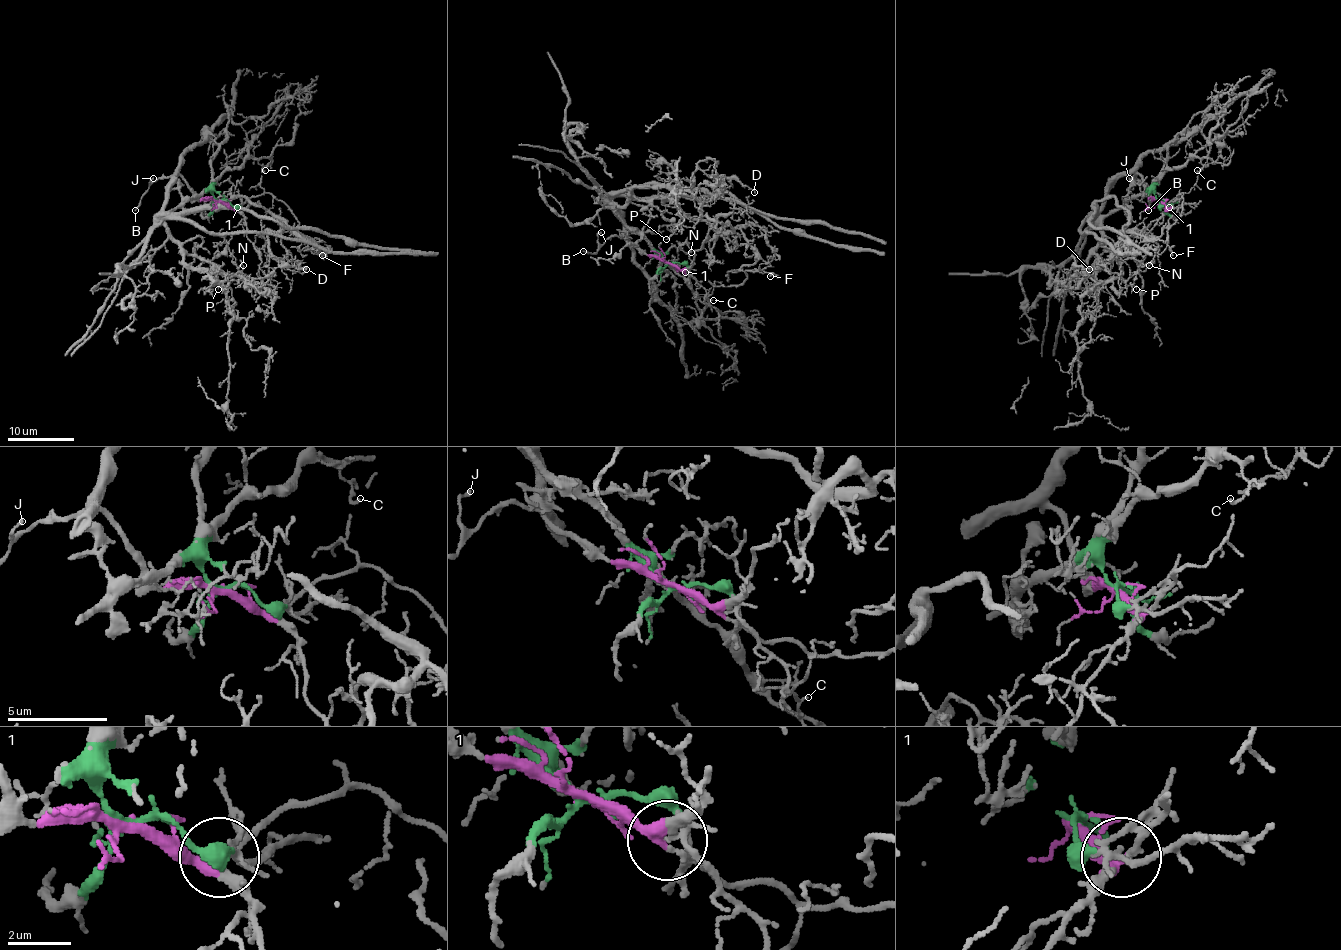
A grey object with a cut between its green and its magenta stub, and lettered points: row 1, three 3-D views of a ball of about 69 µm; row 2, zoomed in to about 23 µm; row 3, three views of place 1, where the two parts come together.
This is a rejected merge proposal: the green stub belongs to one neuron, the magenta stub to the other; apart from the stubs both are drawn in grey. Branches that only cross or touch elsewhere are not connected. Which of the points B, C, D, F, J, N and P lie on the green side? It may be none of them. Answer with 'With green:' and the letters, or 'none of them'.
With green: C, D, N, P

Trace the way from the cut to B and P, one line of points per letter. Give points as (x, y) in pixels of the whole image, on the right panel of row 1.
B: (1160, 199), (1151, 199), (1143, 179), (1135, 174), (1150, 189), (1148, 211)
P: (1160, 199), (1141, 191), (1103, 219), (1103, 239), (1085, 264), (1088, 276), (1103, 281), (1121, 277), (1136, 289)

